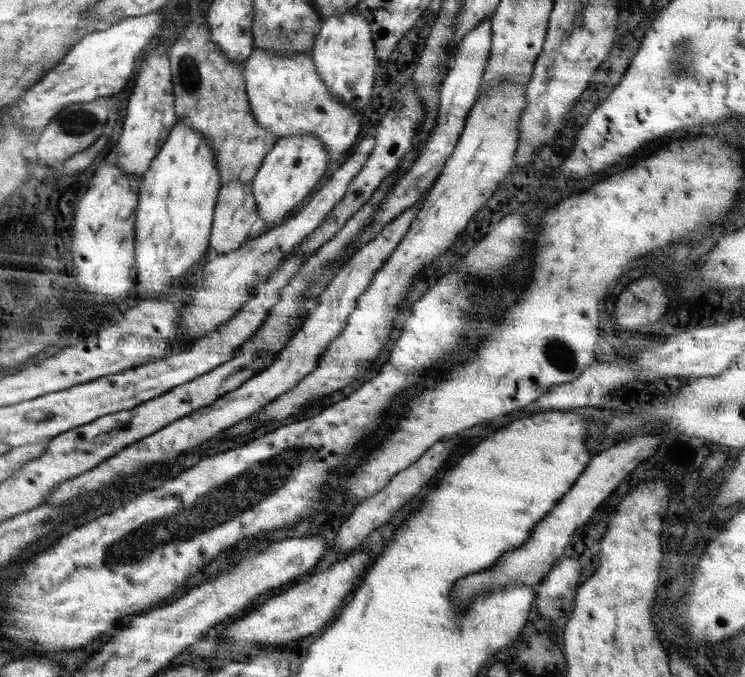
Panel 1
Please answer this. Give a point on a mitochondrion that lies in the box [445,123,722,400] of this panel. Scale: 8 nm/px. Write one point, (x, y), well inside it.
(561, 355)

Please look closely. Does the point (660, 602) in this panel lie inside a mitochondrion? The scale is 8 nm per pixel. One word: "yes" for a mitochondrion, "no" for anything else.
no

